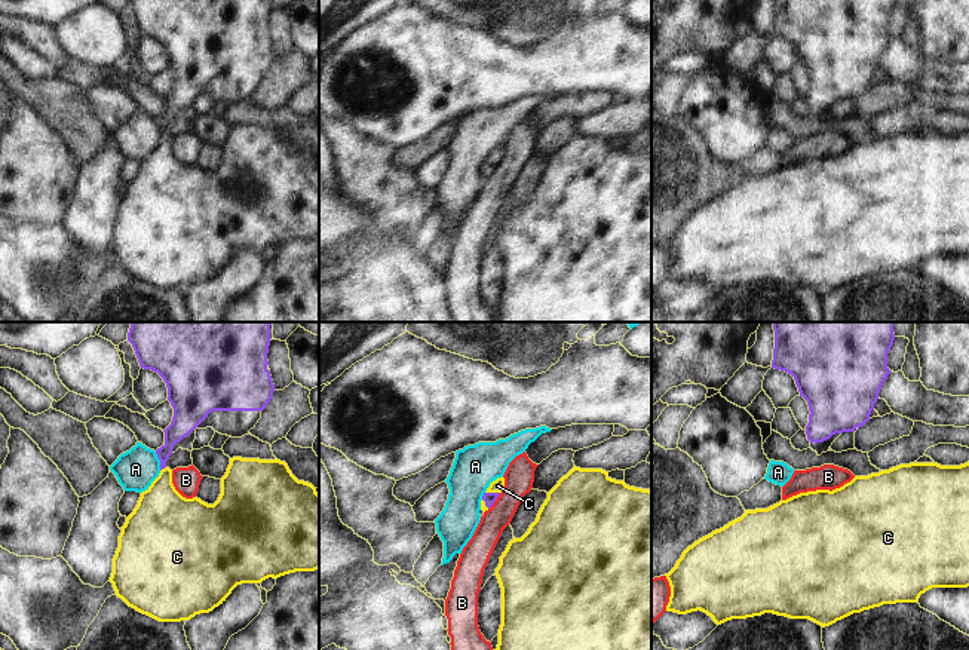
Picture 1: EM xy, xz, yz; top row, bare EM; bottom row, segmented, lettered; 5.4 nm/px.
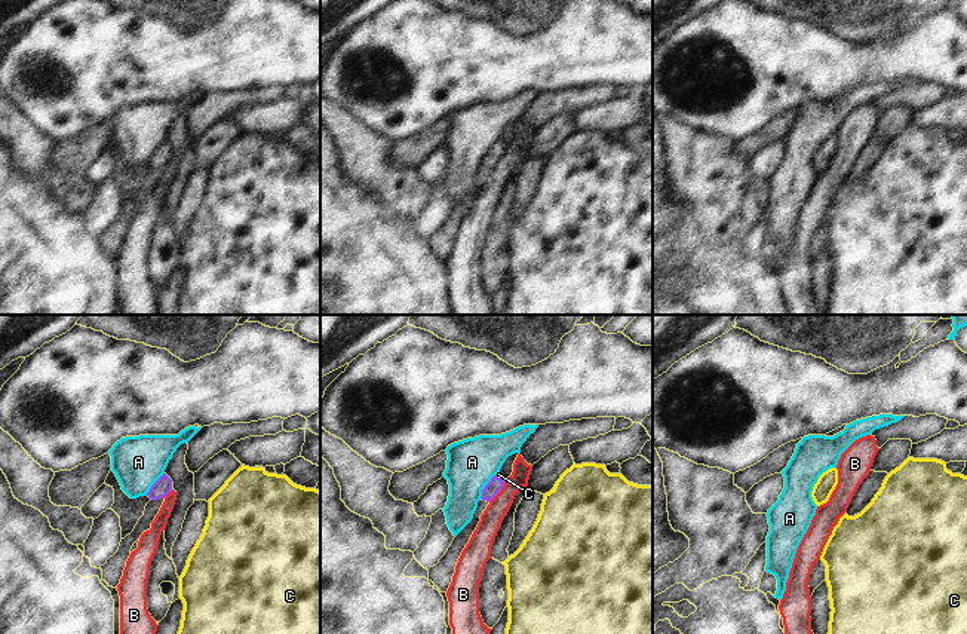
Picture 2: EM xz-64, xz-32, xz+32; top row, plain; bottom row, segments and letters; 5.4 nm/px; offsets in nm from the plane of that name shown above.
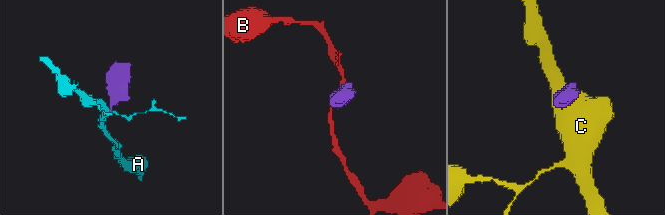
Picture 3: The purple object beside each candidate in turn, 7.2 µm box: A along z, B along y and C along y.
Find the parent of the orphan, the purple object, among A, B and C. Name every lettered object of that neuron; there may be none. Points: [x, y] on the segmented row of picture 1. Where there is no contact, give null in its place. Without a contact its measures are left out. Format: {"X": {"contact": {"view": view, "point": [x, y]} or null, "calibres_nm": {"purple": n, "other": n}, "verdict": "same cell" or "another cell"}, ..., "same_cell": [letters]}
{"A": {"contact": {"view": "xy", "point": [159, 459]}, "calibres_nm": {"purple": 140, "other": 220}, "verdict": "another cell"}, "B": {"contact": {"view": "xz", "point": [494, 500]}, "calibres_nm": {"purple": 60, "other": 160}, "verdict": "another cell"}, "C": {"contact": {"view": "xz", "point": [493, 493]}, "calibres_nm": {"purple": 60, "other": 70}, "verdict": "same cell"}, "same_cell": ["C"]}

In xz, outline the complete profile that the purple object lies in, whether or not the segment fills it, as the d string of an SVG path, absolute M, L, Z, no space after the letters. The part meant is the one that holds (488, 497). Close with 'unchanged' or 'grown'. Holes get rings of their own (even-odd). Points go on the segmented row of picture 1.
M503 476L497 478L496 481L493 481L490 484L490 487L487 488L487 491L484 493L482 500L481 500L481 509L484 512L488 511L494 505L494 502L497 500L497 497L503 491L503 488L505 488Z; grown

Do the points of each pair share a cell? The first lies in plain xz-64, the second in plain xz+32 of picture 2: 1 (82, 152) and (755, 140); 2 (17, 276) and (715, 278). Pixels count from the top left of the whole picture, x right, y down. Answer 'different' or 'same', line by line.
1: same
2: same

